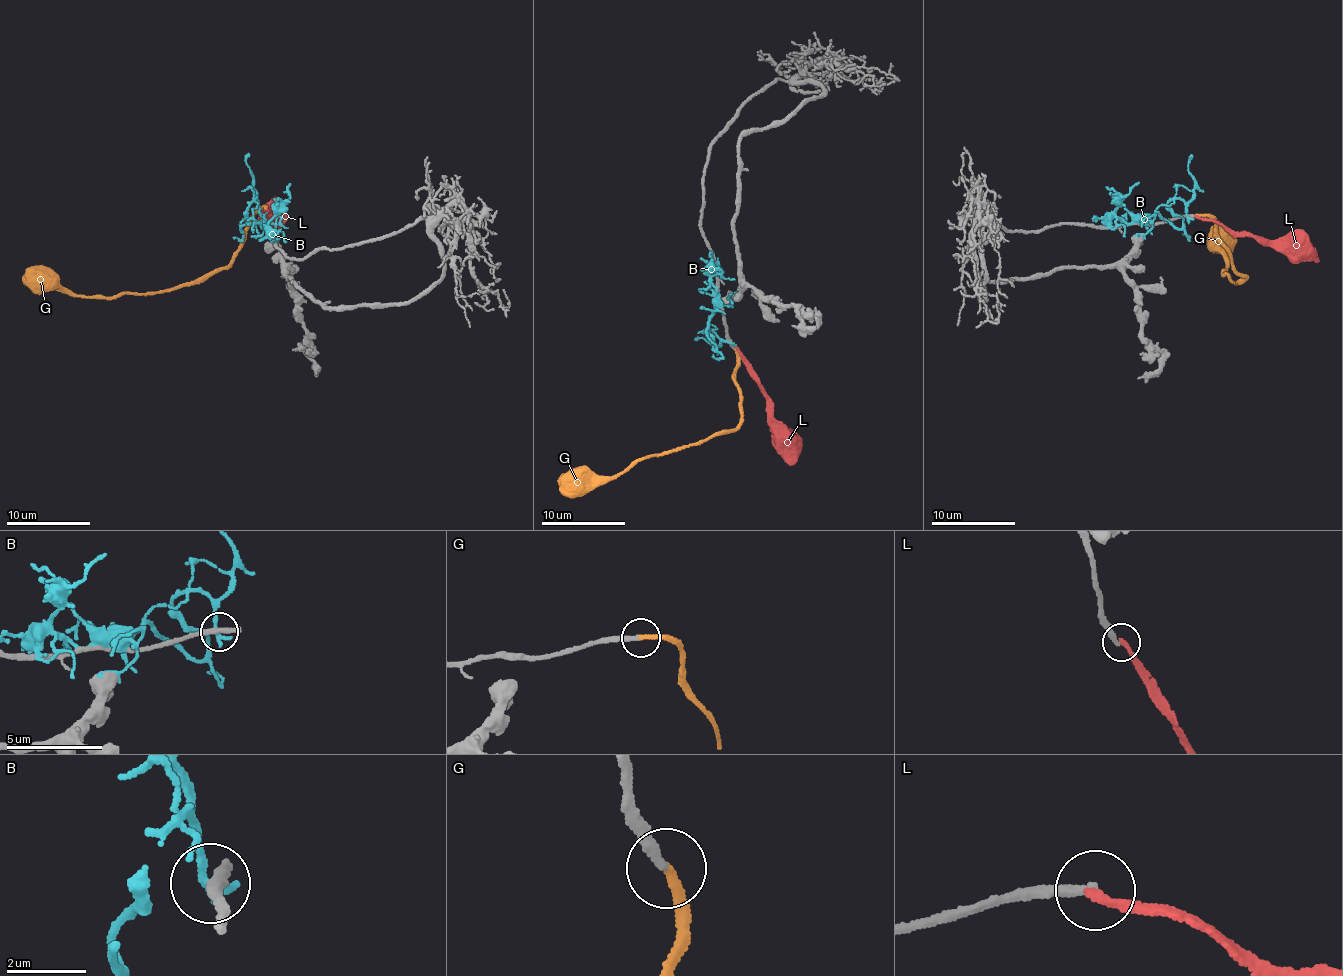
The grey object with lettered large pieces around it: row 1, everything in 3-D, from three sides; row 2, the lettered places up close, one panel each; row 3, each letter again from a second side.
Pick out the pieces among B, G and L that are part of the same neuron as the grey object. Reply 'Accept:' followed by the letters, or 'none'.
Accept: G

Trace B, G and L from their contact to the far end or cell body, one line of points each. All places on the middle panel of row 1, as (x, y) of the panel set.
B: (728, 343), (714, 330), (709, 317), (714, 314), (716, 290), (708, 274), (719, 268), (722, 278)
G: (735, 348), (734, 377), (741, 395), (737, 428), (639, 458), (615, 474), (564, 478), (559, 485)
L: (735, 348), (766, 397), (776, 448), (793, 465)

